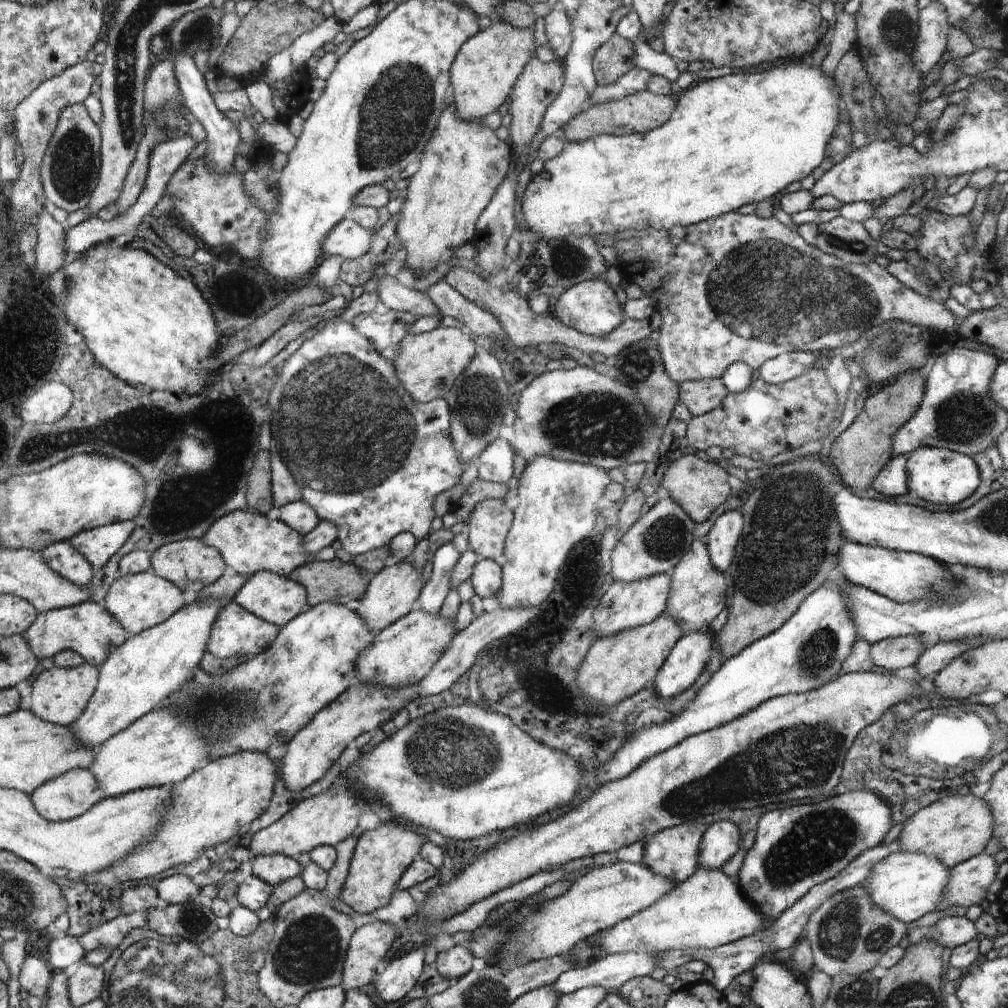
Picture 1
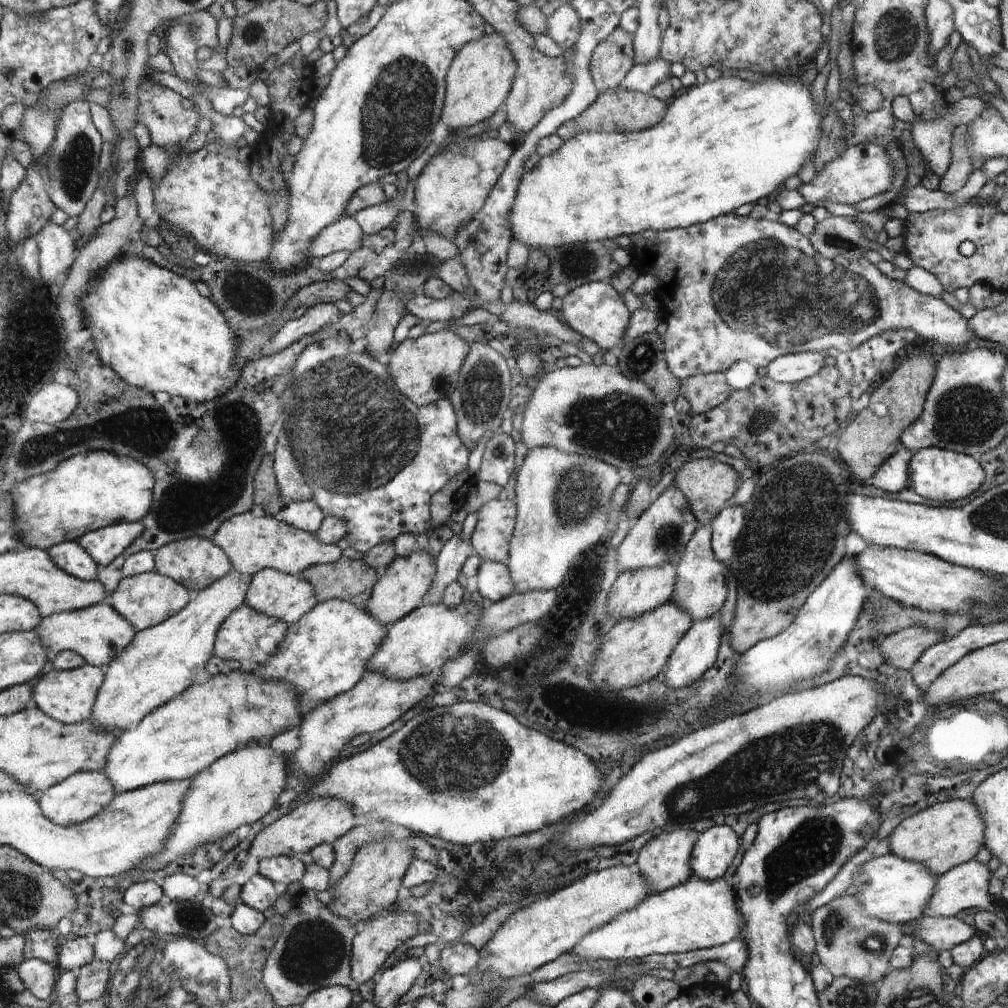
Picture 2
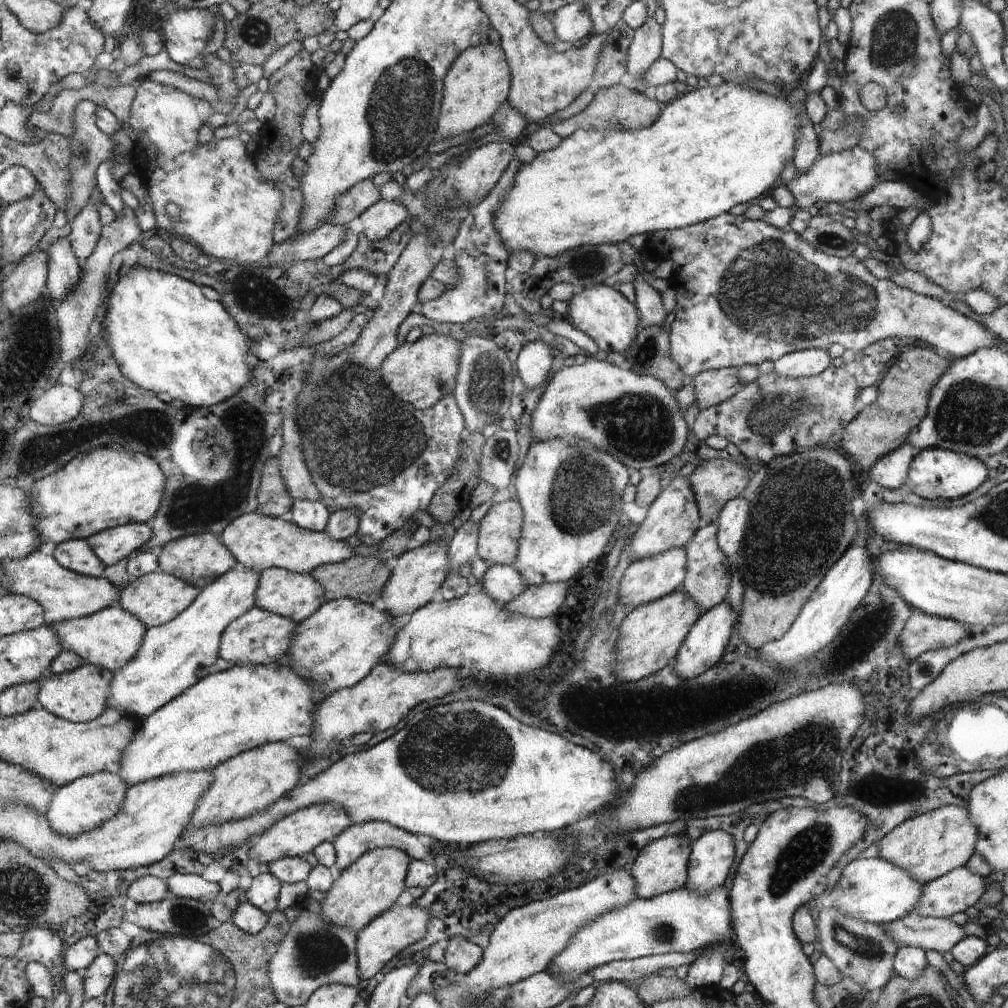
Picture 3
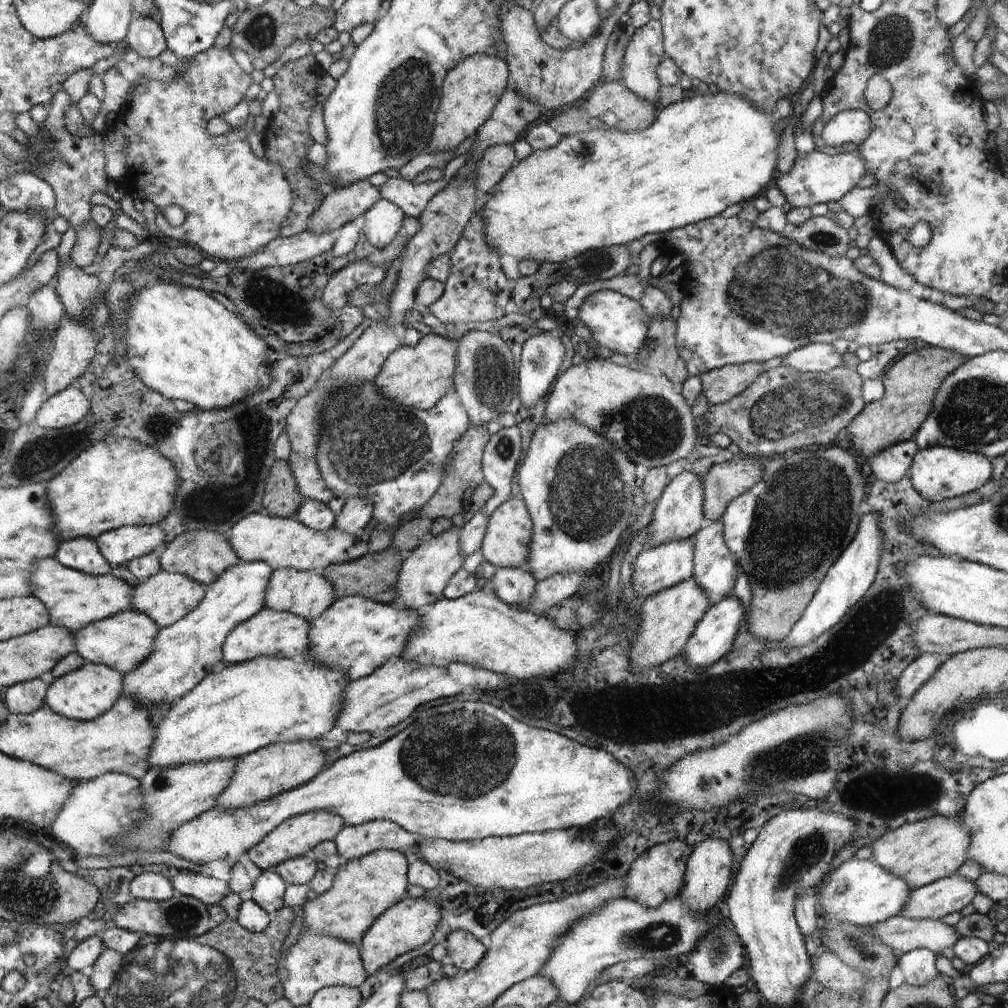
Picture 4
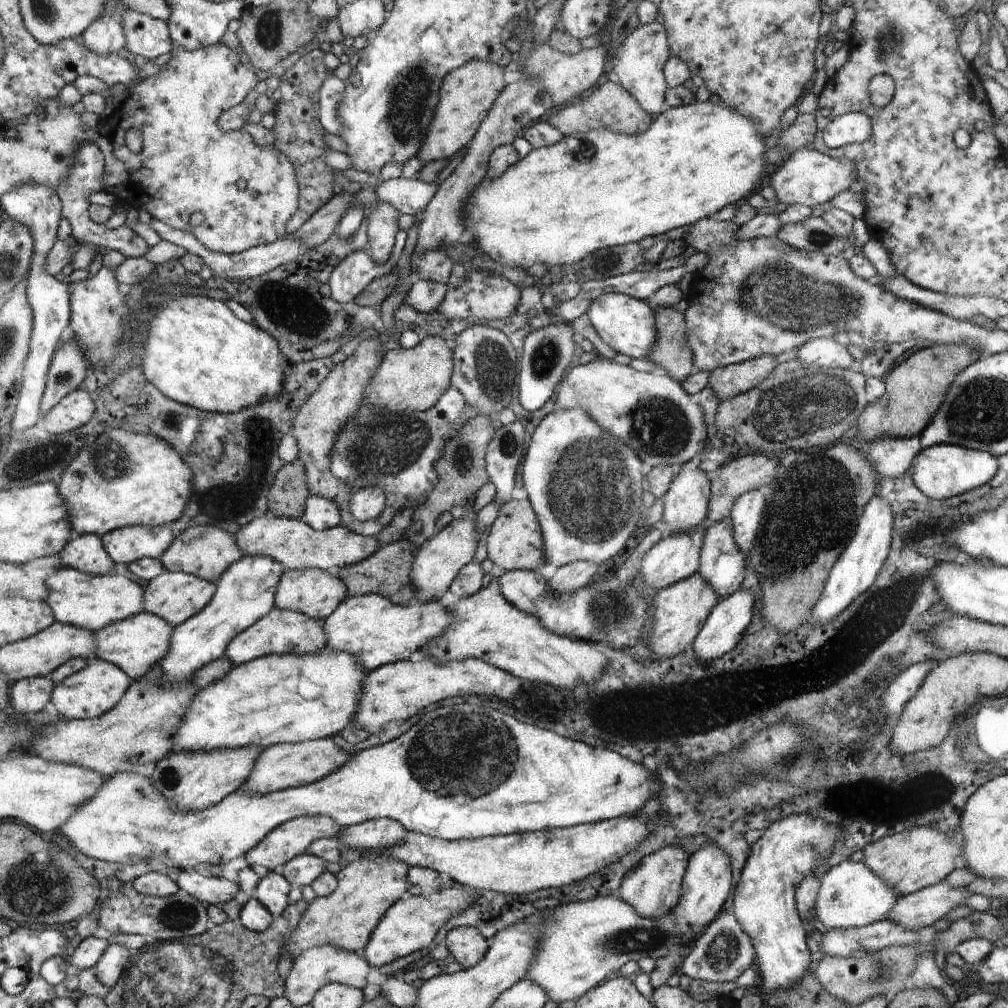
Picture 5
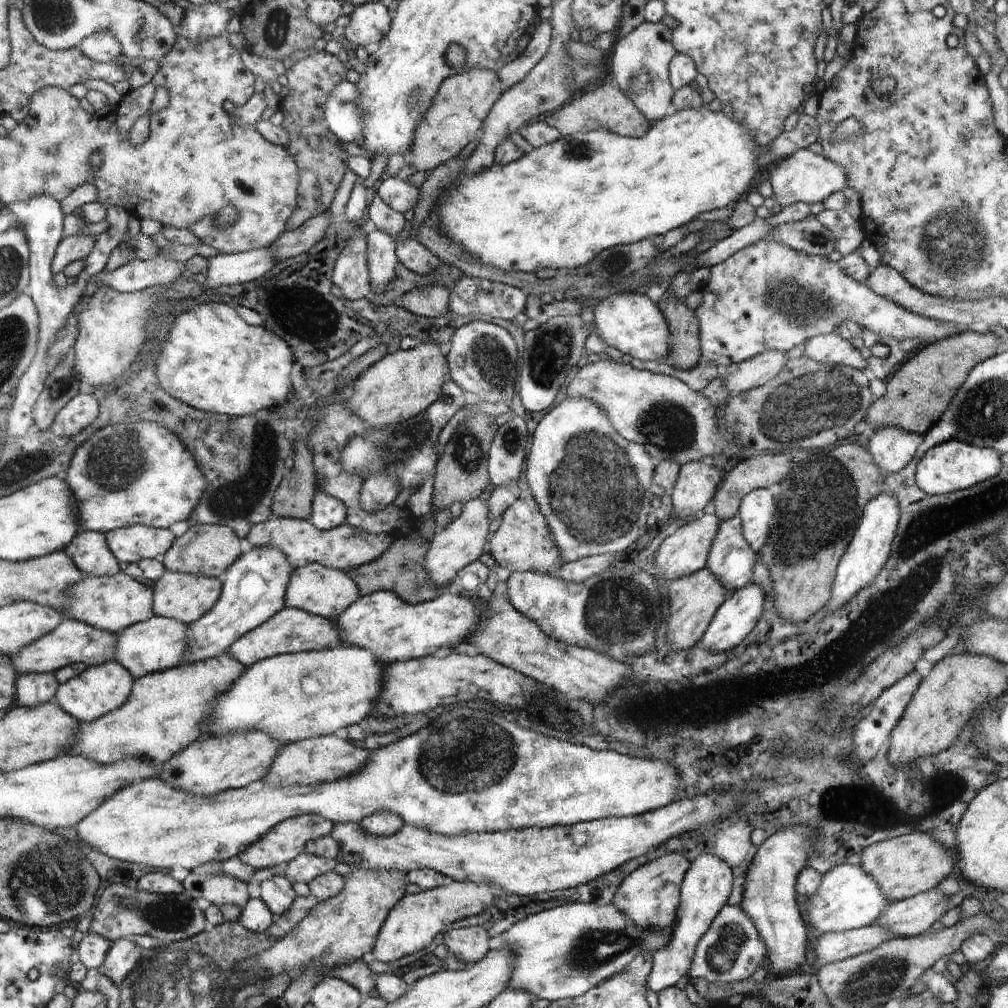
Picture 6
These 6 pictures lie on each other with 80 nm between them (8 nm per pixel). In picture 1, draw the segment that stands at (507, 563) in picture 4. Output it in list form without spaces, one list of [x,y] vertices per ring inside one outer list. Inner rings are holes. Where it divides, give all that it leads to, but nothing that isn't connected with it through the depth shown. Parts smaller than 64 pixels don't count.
[[[484,499],[476,504],[468,521],[468,548],[479,558],[492,559],[502,566],[513,510],[506,507],[504,499]]]

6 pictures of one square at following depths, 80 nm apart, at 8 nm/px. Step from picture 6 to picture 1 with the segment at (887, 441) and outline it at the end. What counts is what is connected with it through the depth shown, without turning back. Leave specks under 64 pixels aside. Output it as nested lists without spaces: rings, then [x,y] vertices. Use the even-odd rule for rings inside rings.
[[[895,454],[887,466],[879,472],[871,487],[886,496],[900,496],[909,490],[907,485],[906,461],[908,454]]]

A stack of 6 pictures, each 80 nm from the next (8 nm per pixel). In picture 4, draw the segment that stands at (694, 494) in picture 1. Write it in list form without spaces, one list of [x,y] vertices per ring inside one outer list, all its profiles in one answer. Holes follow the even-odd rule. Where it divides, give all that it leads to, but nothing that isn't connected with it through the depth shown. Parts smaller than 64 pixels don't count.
[[[739,455],[731,461],[714,464],[704,476],[704,510],[708,522],[720,521],[727,512],[728,502],[750,490],[762,480],[764,470],[758,458]]]

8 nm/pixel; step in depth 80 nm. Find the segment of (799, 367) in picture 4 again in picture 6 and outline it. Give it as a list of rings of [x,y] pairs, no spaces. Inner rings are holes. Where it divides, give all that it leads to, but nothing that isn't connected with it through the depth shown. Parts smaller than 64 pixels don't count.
[[[839,331],[810,339],[803,355],[820,363],[842,365],[861,371],[867,368],[867,359],[862,356],[862,352],[856,349],[848,339],[840,337]]]

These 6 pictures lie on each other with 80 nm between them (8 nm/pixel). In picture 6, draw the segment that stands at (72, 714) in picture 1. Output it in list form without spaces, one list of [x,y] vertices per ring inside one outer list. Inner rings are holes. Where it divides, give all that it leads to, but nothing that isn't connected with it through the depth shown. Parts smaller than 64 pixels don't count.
[[[112,661],[103,665],[91,666],[82,675],[66,684],[61,684],[57,692],[58,702],[82,723],[94,723],[112,711],[118,711],[131,700],[135,692],[137,678],[122,663]]]

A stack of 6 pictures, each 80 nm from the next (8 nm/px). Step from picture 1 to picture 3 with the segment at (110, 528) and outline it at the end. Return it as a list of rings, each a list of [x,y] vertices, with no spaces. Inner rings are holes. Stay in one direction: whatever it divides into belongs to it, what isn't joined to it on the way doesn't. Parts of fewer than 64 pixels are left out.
[[[130,523],[95,534],[88,542],[96,554],[108,565],[130,559],[144,549],[154,530],[146,523]]]

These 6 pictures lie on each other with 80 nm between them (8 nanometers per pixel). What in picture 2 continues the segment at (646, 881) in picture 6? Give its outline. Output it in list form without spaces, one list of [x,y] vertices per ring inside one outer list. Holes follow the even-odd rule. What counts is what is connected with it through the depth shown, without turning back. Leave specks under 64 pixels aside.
[[[687,826],[680,827],[675,831],[662,832],[640,849],[636,866],[639,873],[647,881],[650,893],[661,893],[675,886],[684,884],[693,876],[691,869],[692,849],[695,840],[700,834],[695,830],[687,830]]]

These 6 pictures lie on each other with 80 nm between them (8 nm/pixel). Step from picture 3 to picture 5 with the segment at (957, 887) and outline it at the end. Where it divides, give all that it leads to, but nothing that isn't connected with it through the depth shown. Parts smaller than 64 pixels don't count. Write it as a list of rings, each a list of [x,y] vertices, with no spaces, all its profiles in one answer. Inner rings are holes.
[[[946,882],[921,888],[898,898],[896,907],[888,914],[893,923],[905,929],[919,931],[933,925],[968,896],[964,888],[955,889]]]

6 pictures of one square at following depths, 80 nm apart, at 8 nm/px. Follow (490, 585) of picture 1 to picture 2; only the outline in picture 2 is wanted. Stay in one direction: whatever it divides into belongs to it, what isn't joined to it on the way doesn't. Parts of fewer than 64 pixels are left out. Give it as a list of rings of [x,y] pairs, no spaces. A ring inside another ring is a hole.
[[[482,560],[476,578],[478,578],[477,590],[489,603],[501,601],[515,590],[508,567],[499,562]]]

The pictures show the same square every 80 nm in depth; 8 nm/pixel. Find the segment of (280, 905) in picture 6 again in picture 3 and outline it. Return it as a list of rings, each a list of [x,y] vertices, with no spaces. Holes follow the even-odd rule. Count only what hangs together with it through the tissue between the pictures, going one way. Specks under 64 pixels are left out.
[[[270,871],[262,872],[253,879],[250,888],[246,891],[246,898],[256,908],[265,913],[272,913],[272,908],[276,908],[278,904],[280,886],[282,884]]]

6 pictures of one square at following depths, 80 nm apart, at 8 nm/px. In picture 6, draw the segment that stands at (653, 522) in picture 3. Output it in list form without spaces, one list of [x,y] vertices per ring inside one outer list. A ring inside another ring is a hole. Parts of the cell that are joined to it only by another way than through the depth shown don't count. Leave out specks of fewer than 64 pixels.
[[[701,461],[684,463],[672,488],[671,520],[682,523],[698,518],[706,504],[710,504],[720,480],[720,470],[714,465]]]

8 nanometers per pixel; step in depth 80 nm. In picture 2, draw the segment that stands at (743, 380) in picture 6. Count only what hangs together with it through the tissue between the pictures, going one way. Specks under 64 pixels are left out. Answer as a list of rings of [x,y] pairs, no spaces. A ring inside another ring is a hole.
[[[725,371],[688,377],[682,382],[682,395],[691,404],[691,414],[708,412],[722,404],[733,391],[726,382]]]

